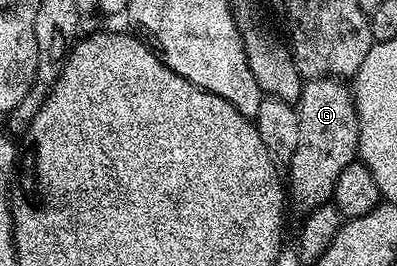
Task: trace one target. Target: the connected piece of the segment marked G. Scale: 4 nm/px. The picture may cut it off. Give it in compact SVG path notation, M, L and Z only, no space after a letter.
M333 77L306 81L297 99L296 108L299 117L299 142L295 153L288 160L288 197L292 202L293 212L295 209L299 215L305 215L333 198L340 171L344 171L344 167L348 167L348 163L352 163L358 157L358 108L354 105L351 86L345 80Z

